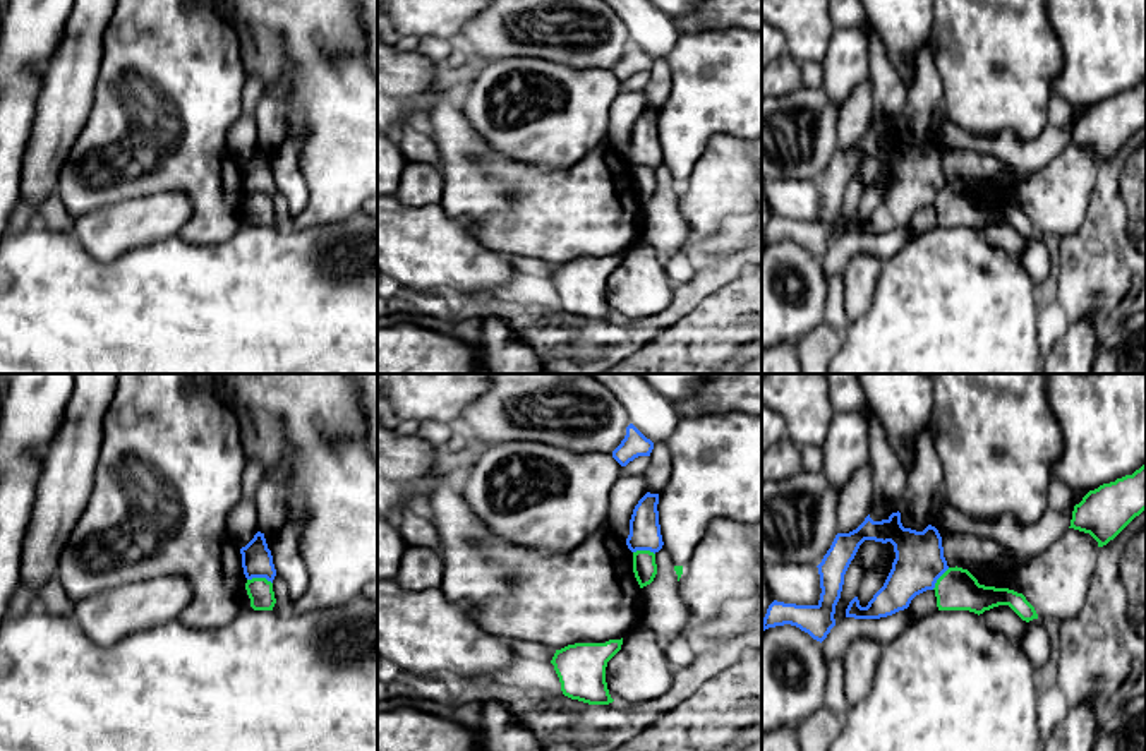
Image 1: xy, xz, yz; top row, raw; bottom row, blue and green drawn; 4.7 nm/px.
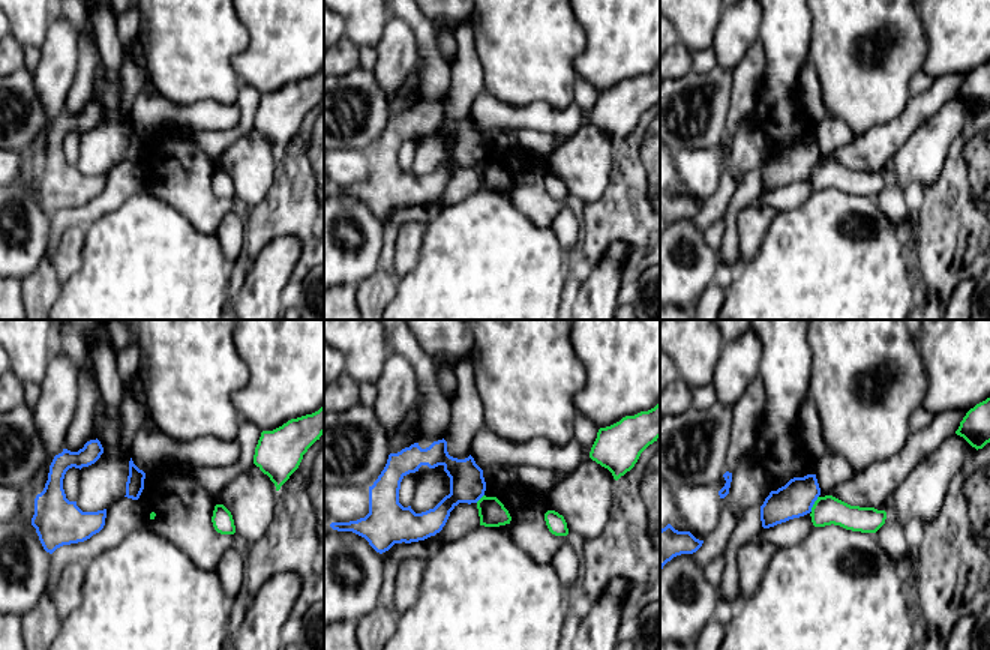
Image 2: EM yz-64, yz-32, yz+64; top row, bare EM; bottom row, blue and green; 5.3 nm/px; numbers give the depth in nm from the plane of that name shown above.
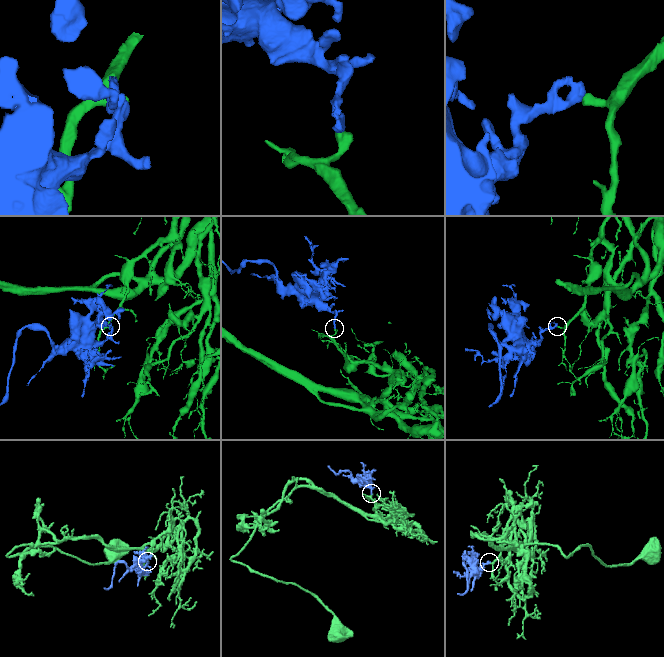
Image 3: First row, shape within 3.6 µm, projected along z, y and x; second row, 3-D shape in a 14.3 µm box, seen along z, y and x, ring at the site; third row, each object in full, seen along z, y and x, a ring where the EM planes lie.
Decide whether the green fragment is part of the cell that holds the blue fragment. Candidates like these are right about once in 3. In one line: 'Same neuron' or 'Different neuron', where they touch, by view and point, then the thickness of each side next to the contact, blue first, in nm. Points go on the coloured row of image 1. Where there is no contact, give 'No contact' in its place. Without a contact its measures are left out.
Different neuron. Touches blue at xy (259, 576). Thickness 140 nm (blue) against 120 nm

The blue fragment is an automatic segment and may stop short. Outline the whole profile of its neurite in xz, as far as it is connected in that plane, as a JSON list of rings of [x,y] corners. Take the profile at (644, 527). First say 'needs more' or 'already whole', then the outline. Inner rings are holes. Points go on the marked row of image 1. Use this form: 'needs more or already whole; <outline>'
already whole; [[[647,492],[633,509],[626,545],[631,552],[659,552],[664,545],[659,525],[659,494]]]

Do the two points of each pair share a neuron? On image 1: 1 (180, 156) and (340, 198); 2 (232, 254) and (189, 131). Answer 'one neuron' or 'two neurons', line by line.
1: two neurons
2: two neurons

